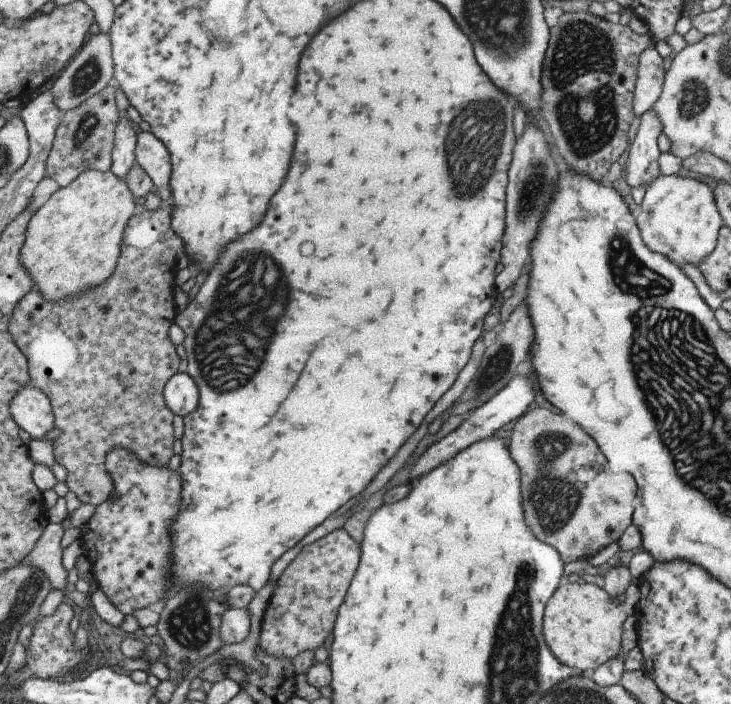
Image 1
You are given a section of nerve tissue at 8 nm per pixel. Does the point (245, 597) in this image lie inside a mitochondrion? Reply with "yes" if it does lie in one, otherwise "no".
no

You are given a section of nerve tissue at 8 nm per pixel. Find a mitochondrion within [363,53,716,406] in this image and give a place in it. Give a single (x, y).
(477, 140)

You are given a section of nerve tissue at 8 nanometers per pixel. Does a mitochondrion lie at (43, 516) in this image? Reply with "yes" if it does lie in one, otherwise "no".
no

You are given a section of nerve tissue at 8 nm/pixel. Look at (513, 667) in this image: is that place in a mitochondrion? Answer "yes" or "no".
yes

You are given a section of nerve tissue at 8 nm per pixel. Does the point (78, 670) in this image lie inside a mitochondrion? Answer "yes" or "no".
no

